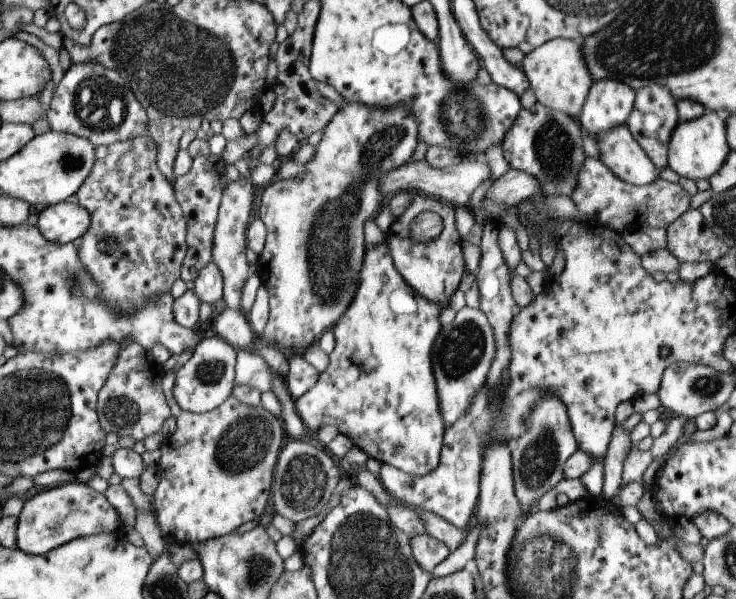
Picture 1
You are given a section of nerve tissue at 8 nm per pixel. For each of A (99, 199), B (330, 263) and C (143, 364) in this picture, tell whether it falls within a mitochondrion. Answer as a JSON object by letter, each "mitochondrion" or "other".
{"A":"other","B":"mitochondrion","C":"other"}

